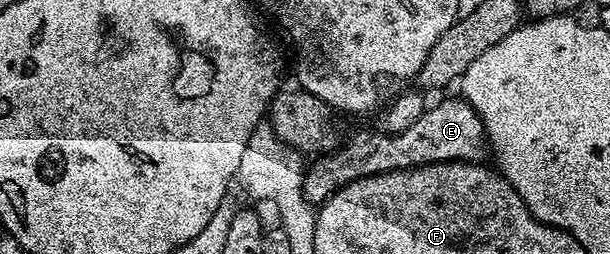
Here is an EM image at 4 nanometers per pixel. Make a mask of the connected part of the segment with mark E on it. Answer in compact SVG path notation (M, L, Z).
M461 96L446 98L435 106L433 103L420 116L420 120L412 124L412 128L404 128L404 132L399 134L375 130L356 131L350 143L346 142L330 153L315 157L306 166L302 188L307 203L327 202L337 190L358 178L387 174L393 170L411 170L433 162L481 163L485 159L482 157L488 154L484 124Z

